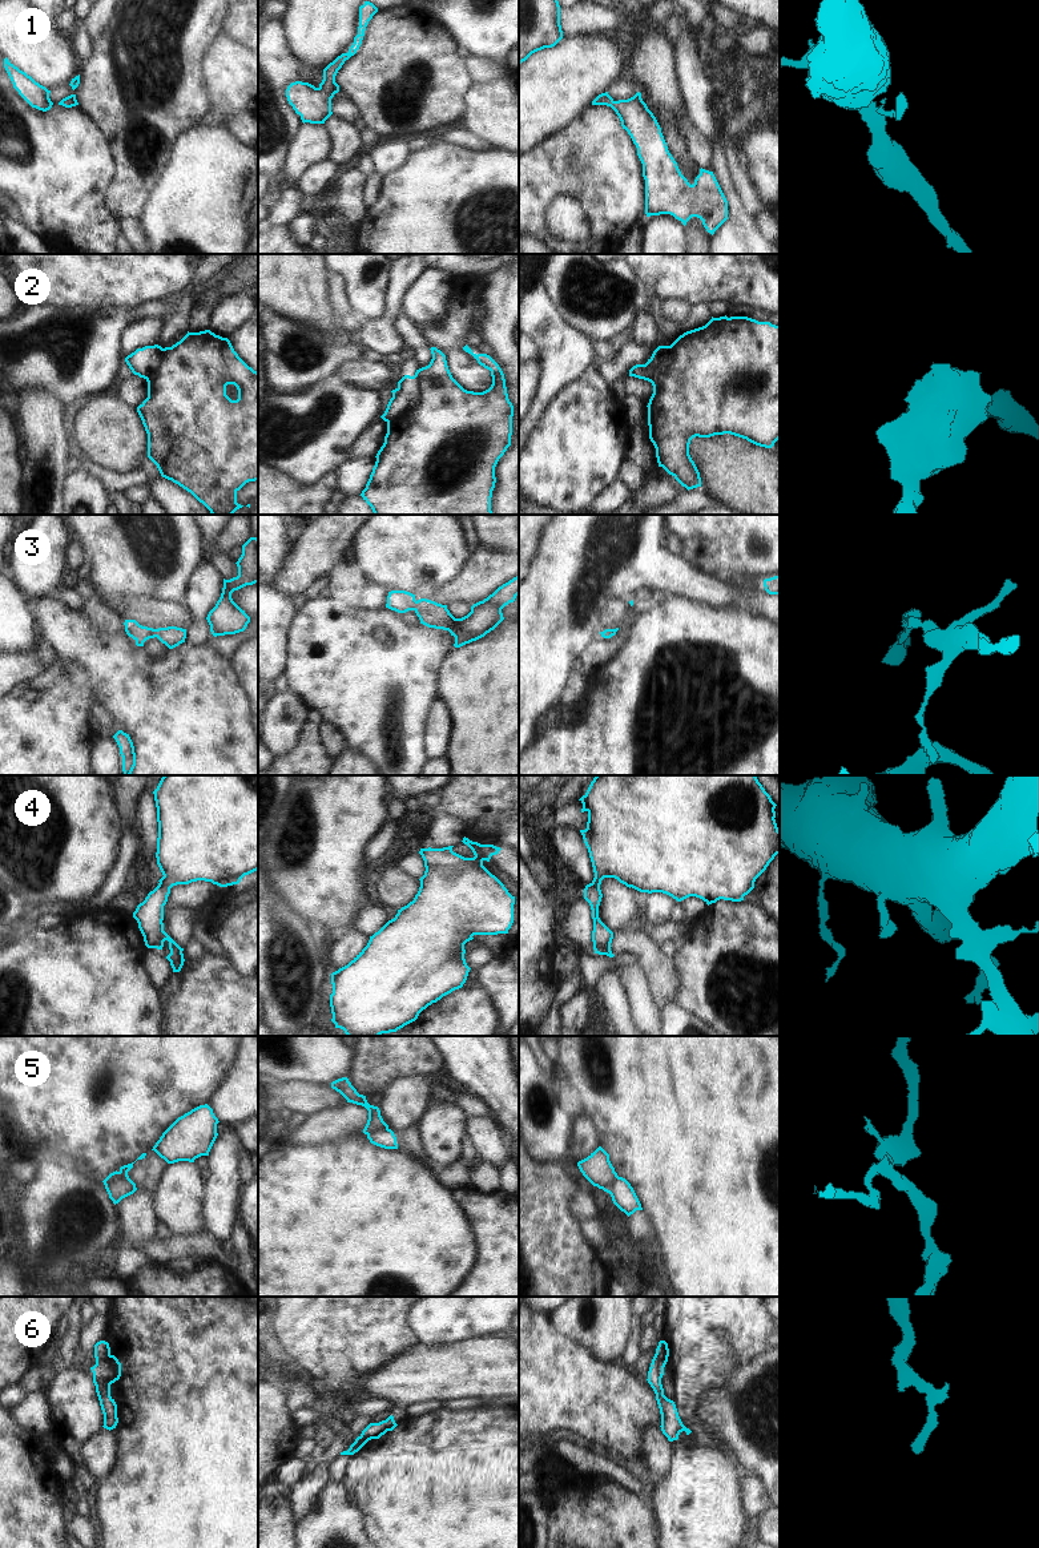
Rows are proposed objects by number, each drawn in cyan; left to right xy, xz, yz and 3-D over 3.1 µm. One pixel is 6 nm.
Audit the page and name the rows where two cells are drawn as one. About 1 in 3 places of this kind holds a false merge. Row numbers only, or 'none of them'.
2, 5, 6

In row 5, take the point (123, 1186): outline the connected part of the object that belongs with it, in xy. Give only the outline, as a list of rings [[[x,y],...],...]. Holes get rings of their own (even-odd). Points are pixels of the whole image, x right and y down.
[[[120,1173],[113,1182],[105,1185],[105,1189],[114,1205],[137,1190],[128,1173]]]

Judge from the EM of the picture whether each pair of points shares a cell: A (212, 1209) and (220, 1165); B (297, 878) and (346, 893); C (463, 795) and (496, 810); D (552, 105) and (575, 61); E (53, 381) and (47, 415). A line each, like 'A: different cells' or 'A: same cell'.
A: same cell
B: same cell
C: same cell
D: same cell
E: different cells

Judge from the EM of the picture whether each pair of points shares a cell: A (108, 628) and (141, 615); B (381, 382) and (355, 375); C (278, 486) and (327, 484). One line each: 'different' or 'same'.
A: different
B: same
C: same

